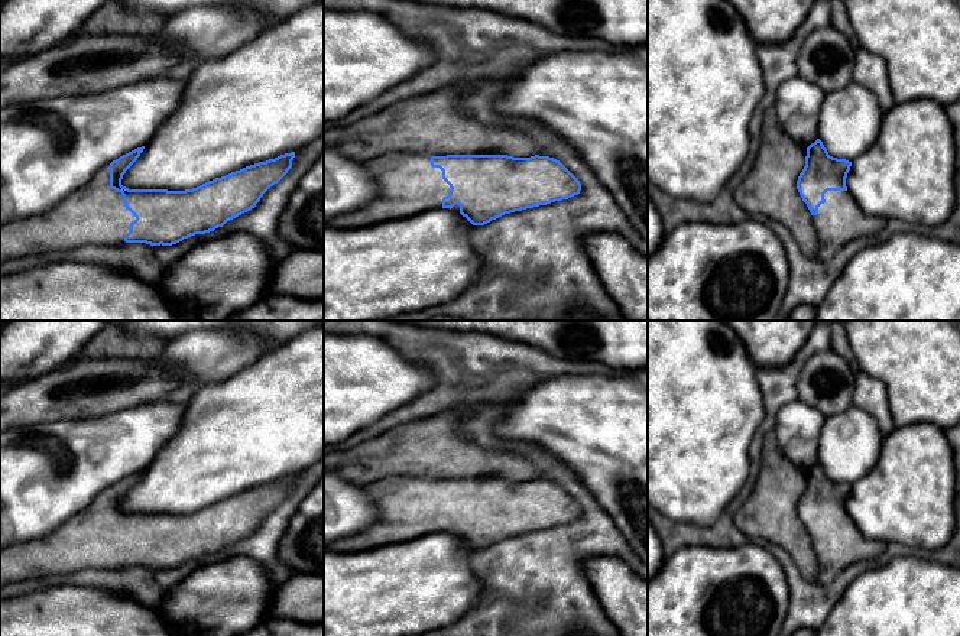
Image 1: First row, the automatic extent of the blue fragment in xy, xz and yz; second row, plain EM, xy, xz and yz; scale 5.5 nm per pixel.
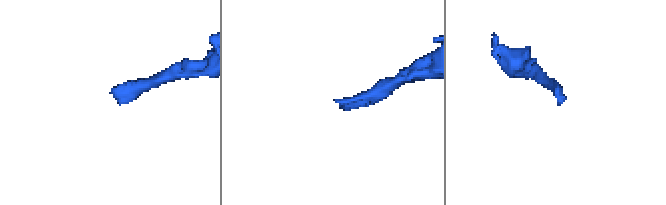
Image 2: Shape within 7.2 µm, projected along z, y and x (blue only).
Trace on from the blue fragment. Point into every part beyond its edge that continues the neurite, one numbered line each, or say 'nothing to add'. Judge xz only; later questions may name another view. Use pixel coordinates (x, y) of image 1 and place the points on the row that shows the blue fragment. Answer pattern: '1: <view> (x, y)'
1: xz (408, 184)

